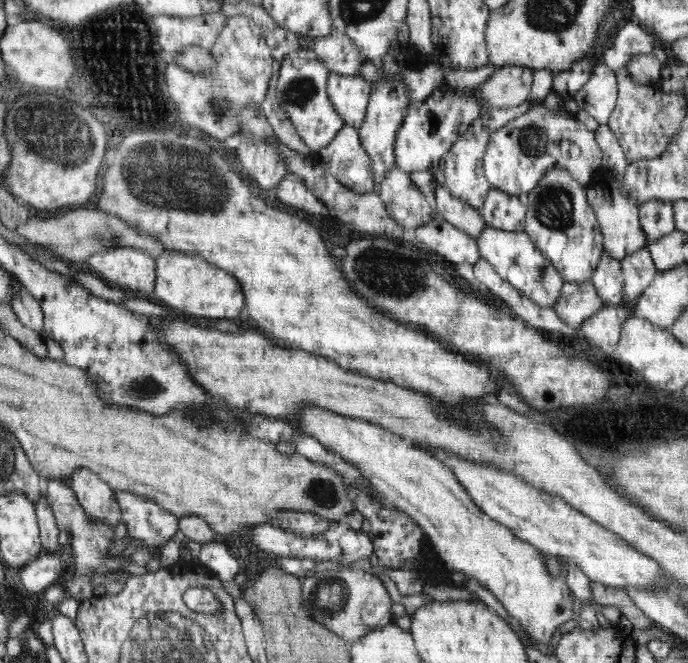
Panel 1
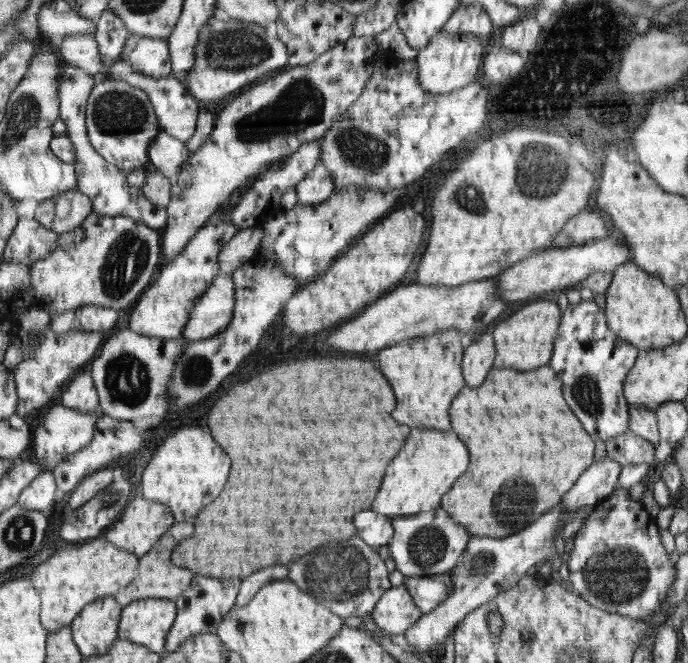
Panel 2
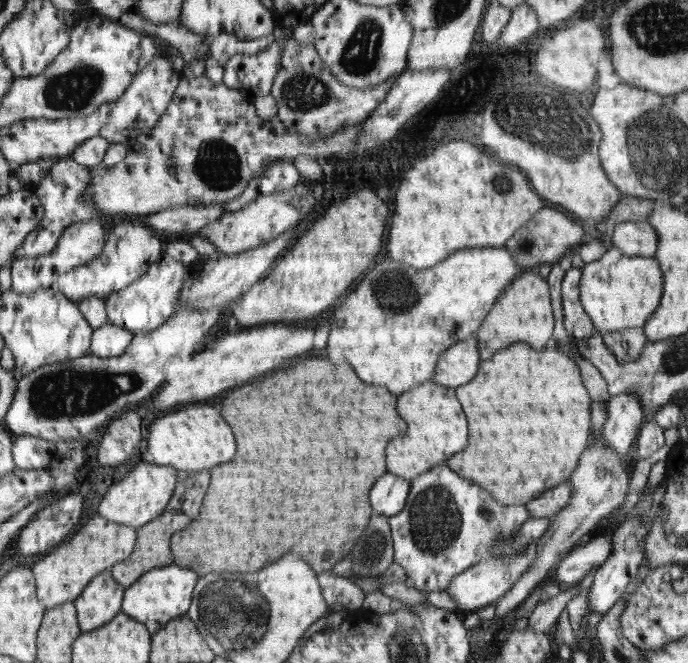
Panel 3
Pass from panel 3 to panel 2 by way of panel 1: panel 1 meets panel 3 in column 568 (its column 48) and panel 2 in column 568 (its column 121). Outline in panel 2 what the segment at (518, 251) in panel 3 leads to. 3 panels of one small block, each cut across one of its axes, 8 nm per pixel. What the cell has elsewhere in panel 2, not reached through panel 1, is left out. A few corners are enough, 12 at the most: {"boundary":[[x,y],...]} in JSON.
{"boundary":[[579,212],[556,233],[558,248],[608,234],[600,212]]}

